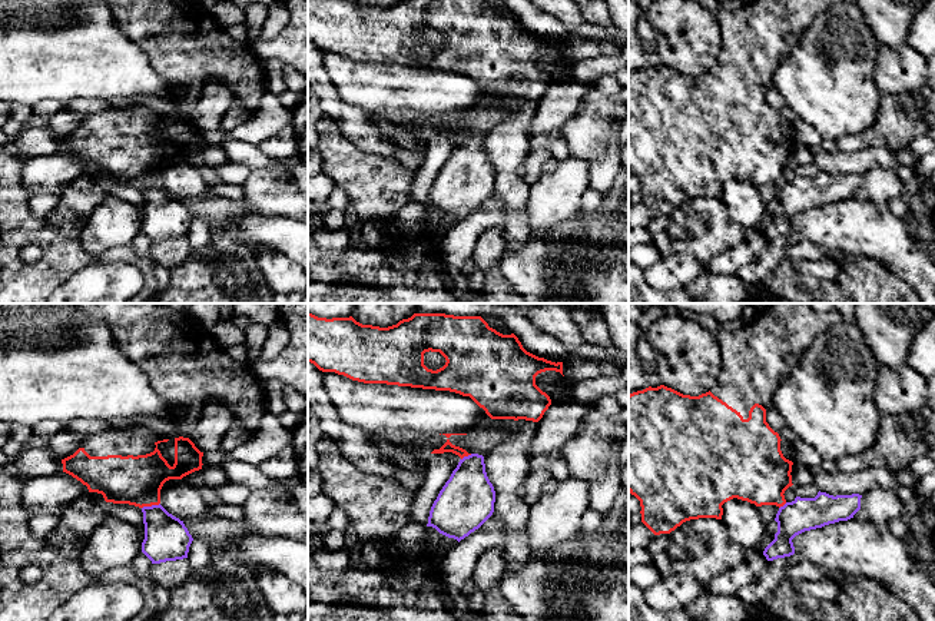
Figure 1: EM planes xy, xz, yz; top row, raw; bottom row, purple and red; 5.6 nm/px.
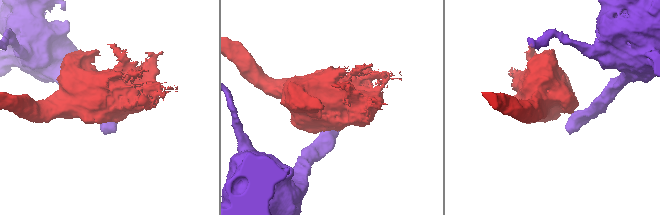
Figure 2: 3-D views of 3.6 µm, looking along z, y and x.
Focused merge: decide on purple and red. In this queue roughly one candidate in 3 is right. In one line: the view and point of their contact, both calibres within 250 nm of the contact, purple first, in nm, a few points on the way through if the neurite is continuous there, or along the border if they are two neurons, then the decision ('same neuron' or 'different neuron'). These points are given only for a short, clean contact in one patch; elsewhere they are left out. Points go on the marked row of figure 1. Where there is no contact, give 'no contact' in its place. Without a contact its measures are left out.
contact xy (151, 507); calibres 260 and 280 nm; border xy (159, 502), (142, 508); different neuron

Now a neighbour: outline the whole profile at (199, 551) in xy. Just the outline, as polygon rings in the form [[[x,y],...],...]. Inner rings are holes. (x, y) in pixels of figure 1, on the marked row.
[[[193,539],[189,552],[188,564],[190,567],[190,574],[196,574],[206,568],[210,561],[212,544],[206,539]]]

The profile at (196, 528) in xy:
[[[190,518],[183,521],[185,527],[188,528],[189,534],[193,539],[206,539],[206,527],[205,521],[199,518]]]

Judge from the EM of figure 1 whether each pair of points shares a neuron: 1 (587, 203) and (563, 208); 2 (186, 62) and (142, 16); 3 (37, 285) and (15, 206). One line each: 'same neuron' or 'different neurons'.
1: different neurons
2: same neuron
3: same neuron

